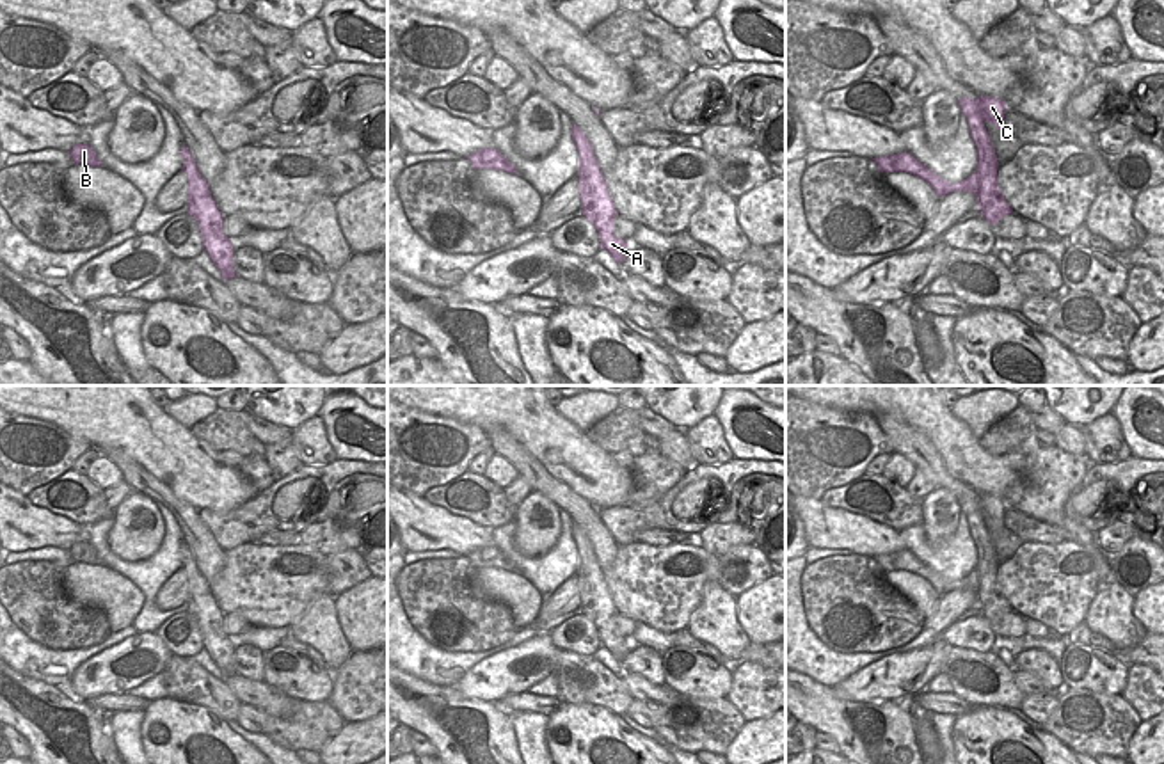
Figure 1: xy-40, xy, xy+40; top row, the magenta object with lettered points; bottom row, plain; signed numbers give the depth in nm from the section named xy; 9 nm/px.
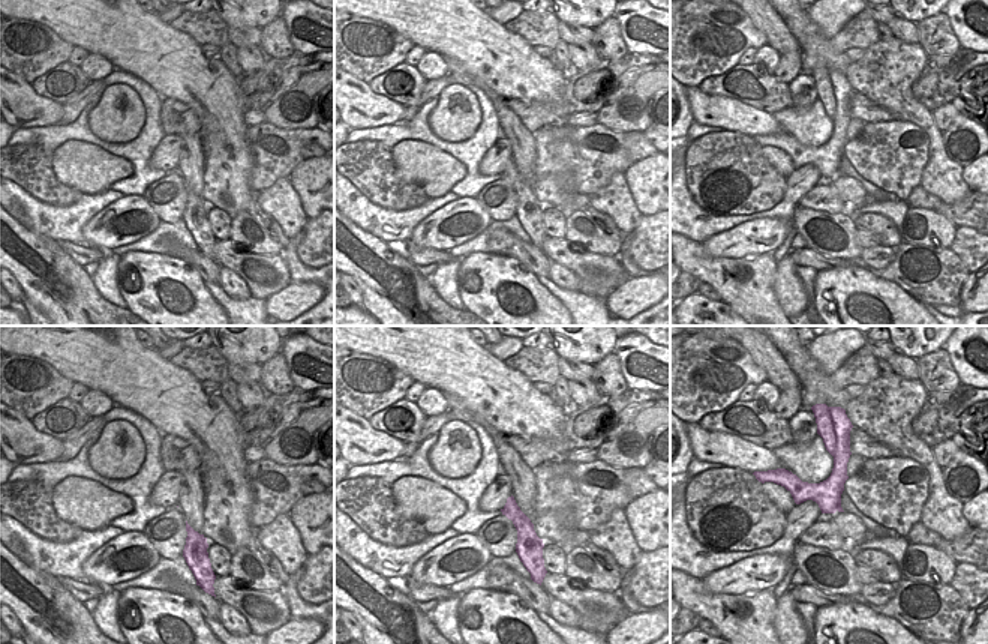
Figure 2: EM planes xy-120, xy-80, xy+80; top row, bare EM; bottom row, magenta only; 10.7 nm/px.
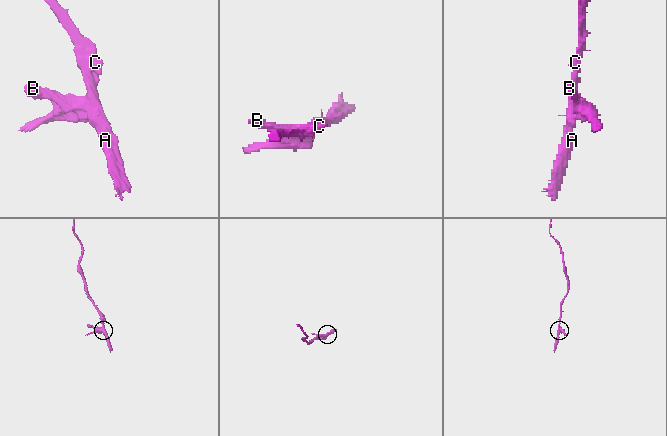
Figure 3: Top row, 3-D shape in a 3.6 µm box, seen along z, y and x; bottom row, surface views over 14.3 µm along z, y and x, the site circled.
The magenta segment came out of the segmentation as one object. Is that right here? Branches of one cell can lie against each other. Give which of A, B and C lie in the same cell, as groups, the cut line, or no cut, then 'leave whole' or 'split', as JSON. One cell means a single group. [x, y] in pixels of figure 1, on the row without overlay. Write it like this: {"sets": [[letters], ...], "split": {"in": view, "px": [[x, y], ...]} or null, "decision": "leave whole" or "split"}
{"sets": [["A", "C"], ["B"]], "split": {"in": "xy+40", "px": [[976, 565], [980, 574], [978, 592]]}, "decision": "split"}

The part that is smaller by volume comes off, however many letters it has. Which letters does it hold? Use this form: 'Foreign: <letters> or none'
Foreign: B

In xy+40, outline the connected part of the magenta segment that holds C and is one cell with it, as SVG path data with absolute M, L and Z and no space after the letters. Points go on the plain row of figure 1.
M992 494L960 496L958 505L967 515L969 529L977 549L977 570L981 574L977 604L981 606L981 615L988 622L999 622L1013 608L1006 601L997 583L999 560L985 526L992 521L997 528L1004 528L1006 501Z

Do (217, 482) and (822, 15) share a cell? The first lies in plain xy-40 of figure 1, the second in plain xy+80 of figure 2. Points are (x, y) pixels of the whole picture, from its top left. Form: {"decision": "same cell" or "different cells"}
{"decision": "different cells"}

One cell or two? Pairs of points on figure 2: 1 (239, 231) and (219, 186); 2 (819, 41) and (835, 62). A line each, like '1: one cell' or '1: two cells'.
1: two cells
2: one cell

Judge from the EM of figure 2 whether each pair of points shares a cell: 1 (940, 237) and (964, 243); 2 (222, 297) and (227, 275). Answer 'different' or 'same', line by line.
1: different
2: different

